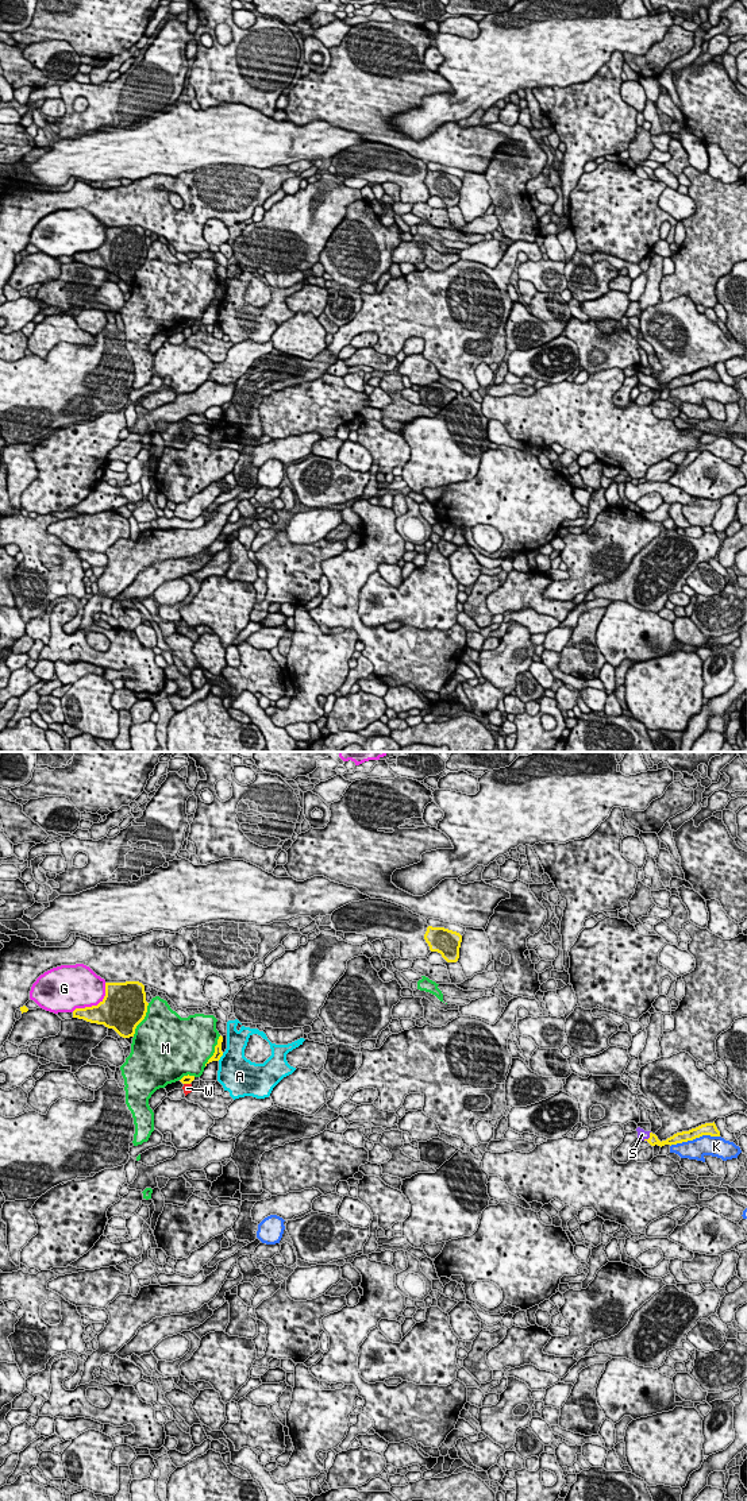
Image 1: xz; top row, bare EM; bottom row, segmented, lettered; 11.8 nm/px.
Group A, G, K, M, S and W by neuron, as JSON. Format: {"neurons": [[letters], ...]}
{"neurons": [["A"], ["G"], ["K"], ["M"], ["S"], ["W"]]}

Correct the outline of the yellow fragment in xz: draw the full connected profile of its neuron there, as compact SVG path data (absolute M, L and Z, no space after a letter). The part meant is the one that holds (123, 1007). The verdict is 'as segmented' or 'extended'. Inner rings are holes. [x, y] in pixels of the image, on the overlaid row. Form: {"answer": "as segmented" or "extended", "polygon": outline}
{"answer": "as segmented", "polygon": "M105 983L104 999L97 1006L76 1008L73 1011L73 1018L104 1025L108 1029L113 1029L120 1037L130 1038L134 1037L136 1026L145 1019L147 1006L145 985L142 983Z"}

